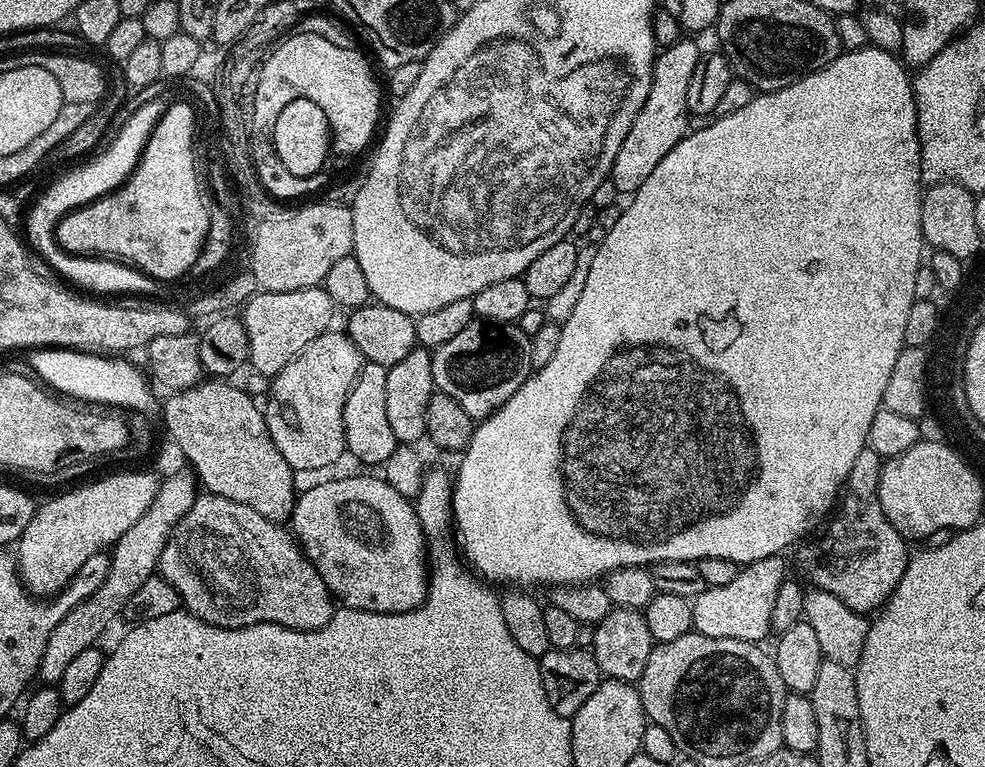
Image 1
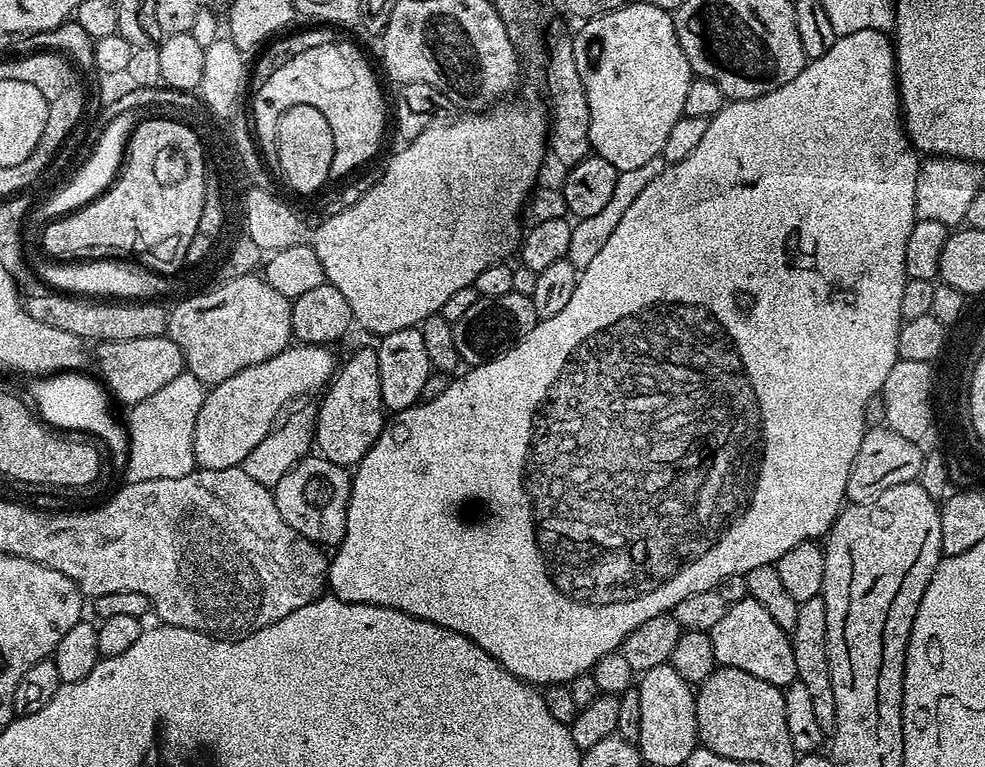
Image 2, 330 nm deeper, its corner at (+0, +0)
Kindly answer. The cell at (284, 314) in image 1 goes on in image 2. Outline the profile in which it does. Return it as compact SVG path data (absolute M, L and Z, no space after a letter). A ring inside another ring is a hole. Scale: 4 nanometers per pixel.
M263 275L225 280L218 288L188 296L168 312L167 335L182 350L185 369L206 386L226 382L240 370L258 366L293 343L292 300L278 294Z

